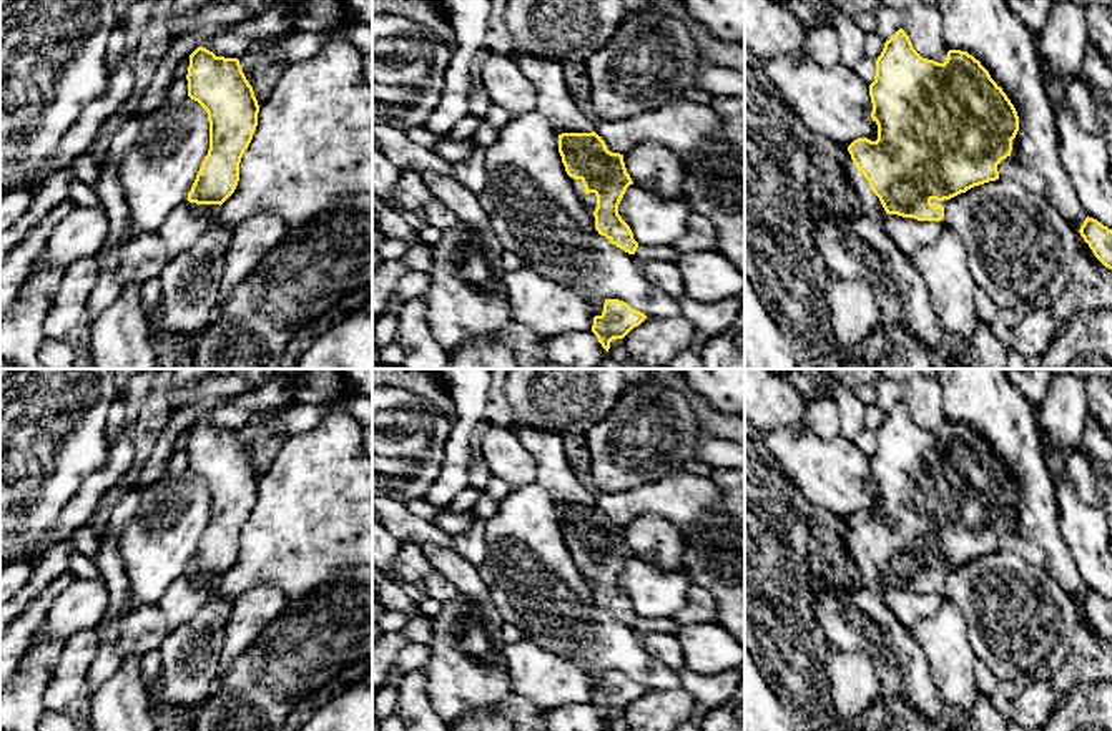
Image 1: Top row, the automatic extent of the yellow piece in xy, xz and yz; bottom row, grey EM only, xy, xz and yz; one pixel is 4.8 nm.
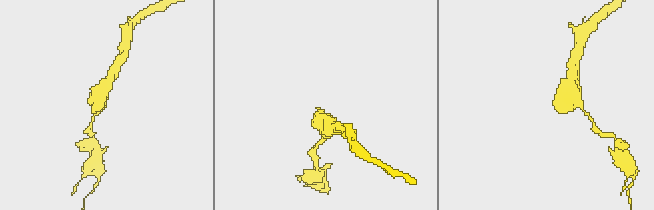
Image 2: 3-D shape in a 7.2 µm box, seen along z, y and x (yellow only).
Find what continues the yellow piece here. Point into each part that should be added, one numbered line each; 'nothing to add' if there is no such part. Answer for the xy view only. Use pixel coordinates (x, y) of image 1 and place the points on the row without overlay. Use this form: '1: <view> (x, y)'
1: xy (185, 595)

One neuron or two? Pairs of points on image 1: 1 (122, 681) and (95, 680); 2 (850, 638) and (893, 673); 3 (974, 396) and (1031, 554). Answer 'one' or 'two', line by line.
1: two
2: one
3: two

